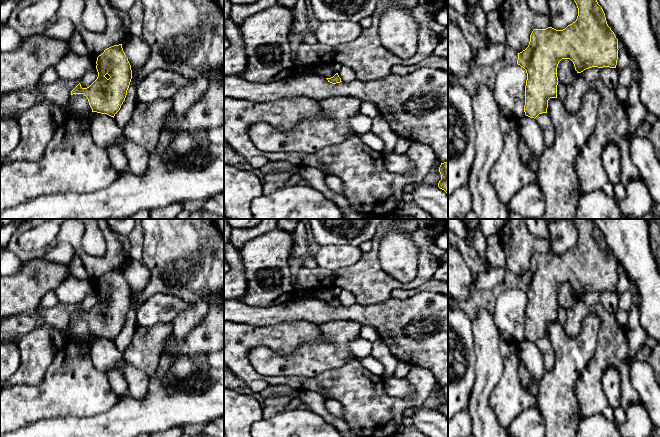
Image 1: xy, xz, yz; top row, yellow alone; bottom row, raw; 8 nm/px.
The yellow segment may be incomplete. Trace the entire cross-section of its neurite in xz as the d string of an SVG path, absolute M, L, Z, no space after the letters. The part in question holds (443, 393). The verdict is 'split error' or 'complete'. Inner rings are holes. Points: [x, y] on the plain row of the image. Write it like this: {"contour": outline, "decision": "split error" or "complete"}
{"contour": "M448 386L441 387L439 396L441 404L438 407L438 411L448 417Z", "decision": "complete"}

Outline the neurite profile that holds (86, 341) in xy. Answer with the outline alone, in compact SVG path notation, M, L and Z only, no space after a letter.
M69 326L66 329L60 329L60 328L57 329L59 329L62 332L62 334L66 338L66 341L71 341L79 346L86 346L89 349L91 349L93 336L76 336L71 332Z

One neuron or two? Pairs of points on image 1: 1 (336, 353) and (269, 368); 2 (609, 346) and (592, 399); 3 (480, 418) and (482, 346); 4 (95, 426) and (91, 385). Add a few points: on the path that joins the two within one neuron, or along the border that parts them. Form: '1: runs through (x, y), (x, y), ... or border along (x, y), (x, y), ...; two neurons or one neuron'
1: runs through (319, 356), (295, 364), (286, 364); one neuron
2: runs through (604, 359), (592, 375), (592, 386); one neuron
3: runs through (480, 400), (484, 384), (484, 364); one neuron
4: border along (115, 404), (111, 408), (94, 415), (71, 417); two neurons

